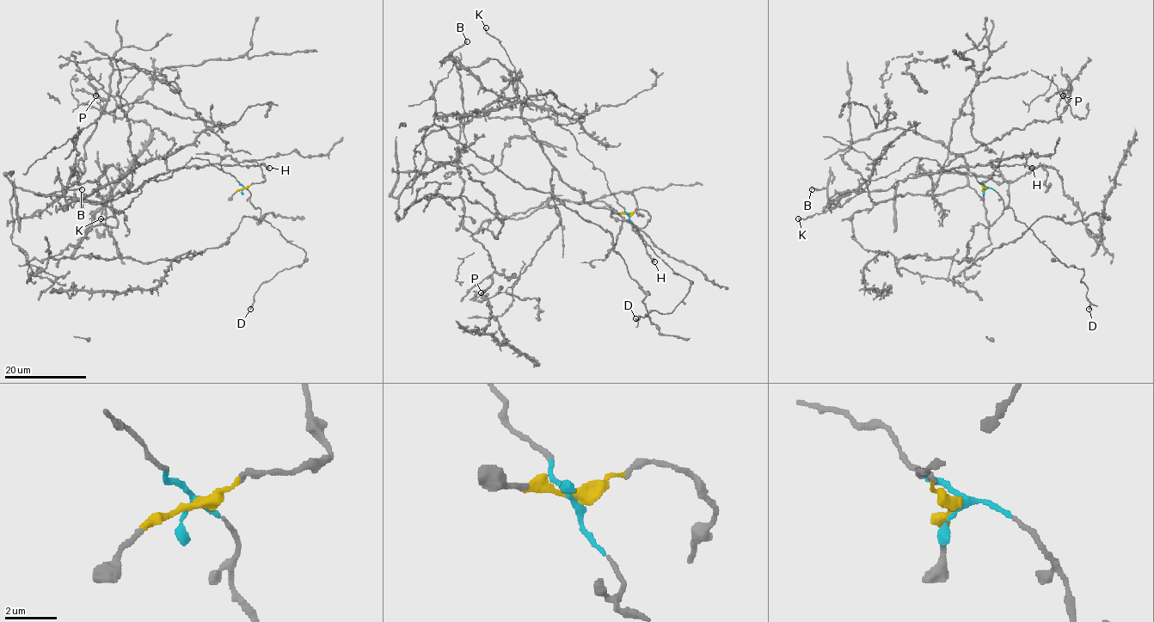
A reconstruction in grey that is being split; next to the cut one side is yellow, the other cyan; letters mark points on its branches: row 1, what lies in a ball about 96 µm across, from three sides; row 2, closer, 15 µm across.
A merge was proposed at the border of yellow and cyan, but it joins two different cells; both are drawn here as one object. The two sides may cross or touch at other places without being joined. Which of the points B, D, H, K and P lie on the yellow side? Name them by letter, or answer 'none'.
B, H, P

